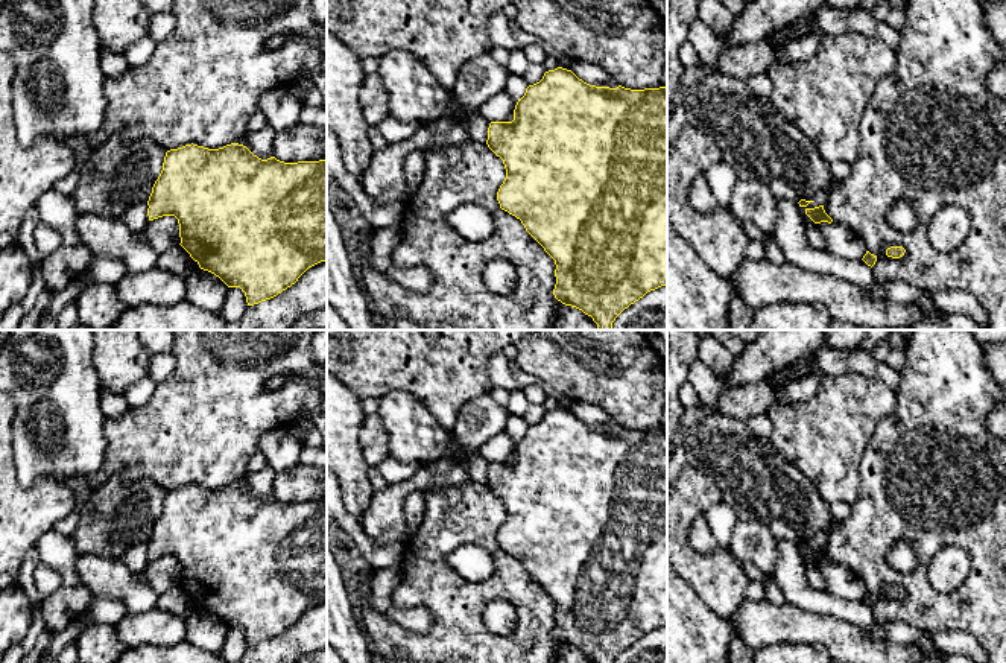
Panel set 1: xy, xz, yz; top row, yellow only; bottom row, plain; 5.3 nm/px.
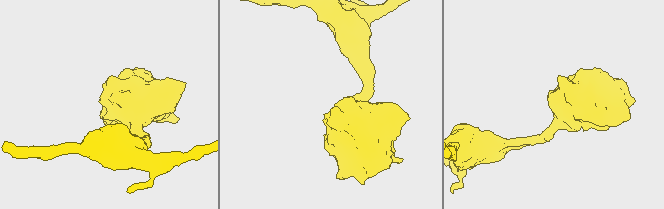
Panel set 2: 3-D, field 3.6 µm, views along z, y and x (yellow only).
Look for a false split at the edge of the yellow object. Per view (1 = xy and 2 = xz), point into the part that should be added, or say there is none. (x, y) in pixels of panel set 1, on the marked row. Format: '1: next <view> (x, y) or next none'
1: next none
2: next none

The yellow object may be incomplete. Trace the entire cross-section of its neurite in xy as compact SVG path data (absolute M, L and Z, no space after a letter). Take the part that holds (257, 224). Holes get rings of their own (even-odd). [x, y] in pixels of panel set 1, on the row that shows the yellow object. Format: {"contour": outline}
{"contour": "M239 143L219 149L185 144L166 152L147 205L149 220L175 216L179 245L201 269L214 274L228 287L240 287L248 306L277 297L308 268L327 260L327 160L284 163L275 157L261 160Z"}

